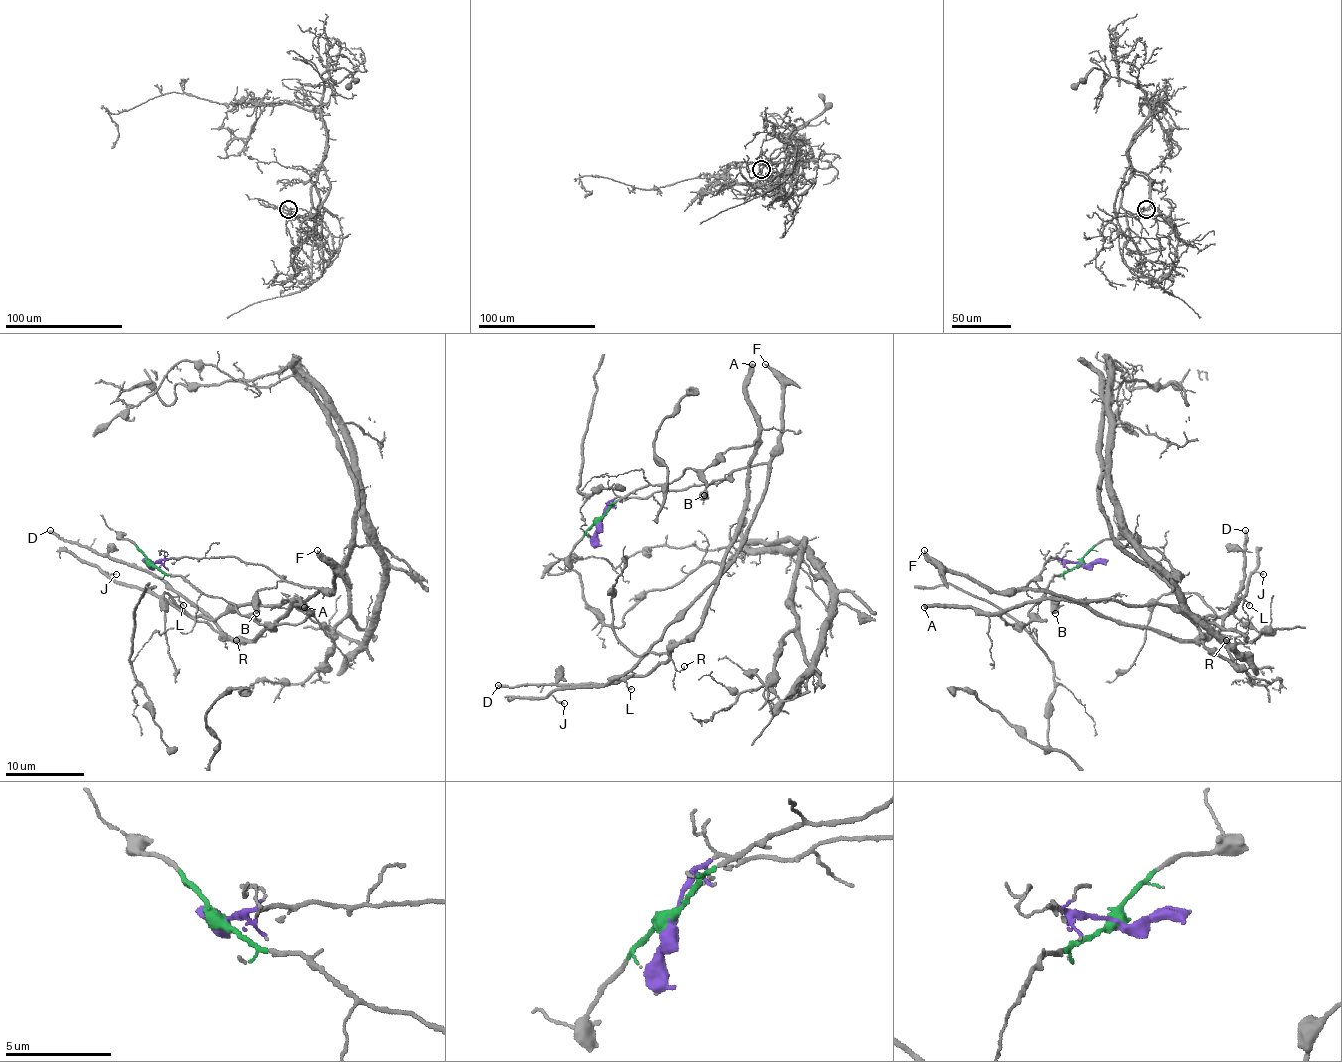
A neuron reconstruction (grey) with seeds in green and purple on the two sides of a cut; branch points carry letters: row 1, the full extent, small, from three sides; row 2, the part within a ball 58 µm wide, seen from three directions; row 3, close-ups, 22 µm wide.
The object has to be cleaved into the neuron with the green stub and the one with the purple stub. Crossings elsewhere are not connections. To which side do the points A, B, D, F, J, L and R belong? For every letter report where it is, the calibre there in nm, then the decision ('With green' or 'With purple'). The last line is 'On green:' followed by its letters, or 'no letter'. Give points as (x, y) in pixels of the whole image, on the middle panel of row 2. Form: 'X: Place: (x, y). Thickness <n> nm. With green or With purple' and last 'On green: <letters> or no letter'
A: Place: (752, 364). Thickness 440 nm. With green
B: Place: (704, 495). Thickness 440 nm. With purple
D: Place: (498, 685). Thickness 280 nm. With green
F: Place: (765, 364). Thickness 280 nm. With purple
J: Place: (564, 703). Thickness 160 nm. With purple
L: Place: (631, 689). Thickness 140 nm. With green
R: Place: (684, 666). Thickness 120 nm. With green
On green: A, D, L, R

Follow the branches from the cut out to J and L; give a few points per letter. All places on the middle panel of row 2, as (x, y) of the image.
J: (600, 521), (617, 497), (766, 466), (739, 554), (637, 662), (606, 683), (559, 687), (564, 703)
L: (600, 521), (637, 489), (757, 442), (743, 524), (704, 623), (627, 679), (631, 689)

